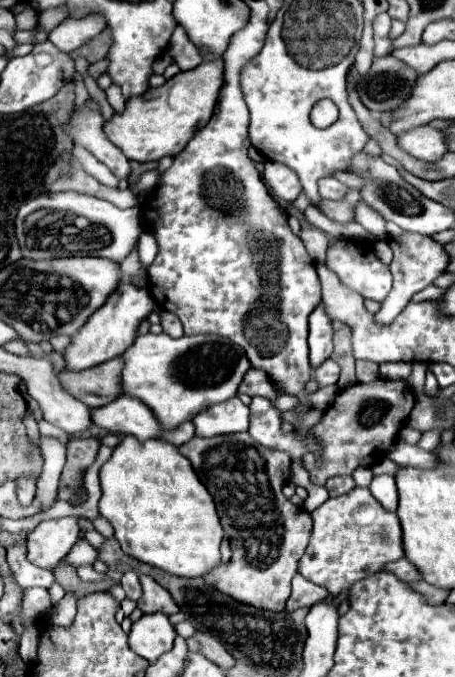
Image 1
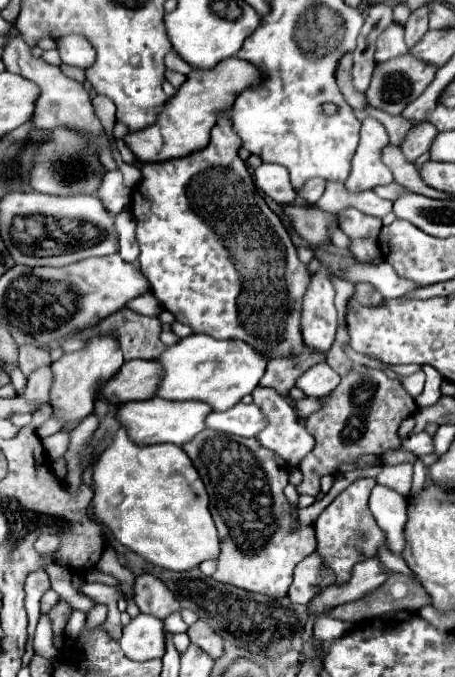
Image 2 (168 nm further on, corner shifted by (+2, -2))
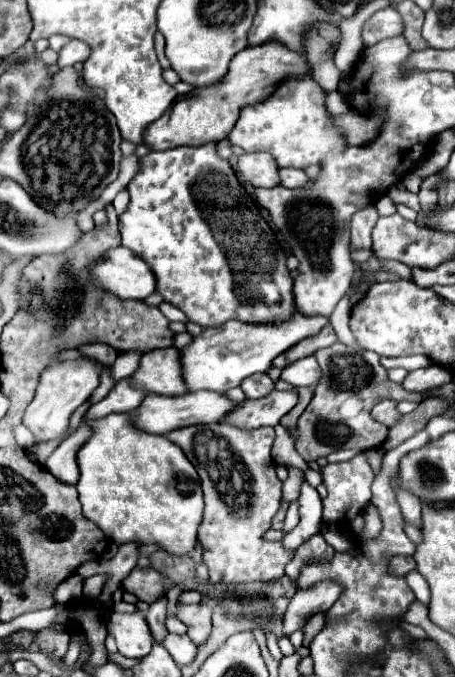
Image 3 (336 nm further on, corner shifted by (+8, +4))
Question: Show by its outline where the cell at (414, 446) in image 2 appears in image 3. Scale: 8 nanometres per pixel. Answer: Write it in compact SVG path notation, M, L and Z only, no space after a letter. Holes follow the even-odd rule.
M356 455L350 461L322 467L322 481L328 489L328 497L322 501L324 521L336 521L336 523L352 521L354 515L358 515L372 497L371 486L374 481L374 471L368 465L364 455Z

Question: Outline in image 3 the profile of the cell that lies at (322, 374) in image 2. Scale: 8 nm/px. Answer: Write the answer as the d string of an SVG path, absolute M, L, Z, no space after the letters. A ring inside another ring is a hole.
M304 357L300 361L294 361L290 367L282 369L282 381L290 383L292 387L306 387L306 385L318 385L320 381L320 367L314 357Z

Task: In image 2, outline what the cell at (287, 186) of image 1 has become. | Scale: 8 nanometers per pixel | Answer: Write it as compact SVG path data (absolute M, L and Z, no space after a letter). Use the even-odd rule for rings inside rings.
M262 163L254 171L254 183L258 189L262 189L270 199L274 199L280 205L288 205L296 199L296 191L290 185L288 169L284 169L282 165Z

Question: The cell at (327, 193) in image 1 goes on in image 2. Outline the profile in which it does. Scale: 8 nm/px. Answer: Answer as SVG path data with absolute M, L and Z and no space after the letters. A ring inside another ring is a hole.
M310 179L304 189L298 191L298 195L302 199L306 199L310 205L314 205L322 195L324 195L324 189L326 189L326 181L324 179Z

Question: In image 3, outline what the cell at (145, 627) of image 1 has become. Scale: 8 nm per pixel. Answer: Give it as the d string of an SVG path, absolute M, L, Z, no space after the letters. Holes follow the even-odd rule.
M112 613L106 623L108 633L116 639L118 653L124 657L146 657L152 649L152 633L144 613Z

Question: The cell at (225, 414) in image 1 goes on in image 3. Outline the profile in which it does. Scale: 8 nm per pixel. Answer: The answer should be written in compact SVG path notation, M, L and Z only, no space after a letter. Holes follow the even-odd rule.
M272 391L268 397L246 401L242 407L232 411L224 421L236 427L264 427L278 425L280 419L298 403L298 391Z

